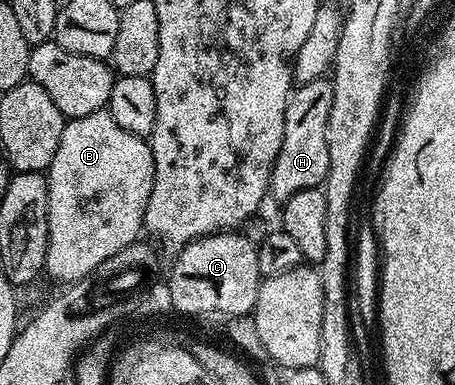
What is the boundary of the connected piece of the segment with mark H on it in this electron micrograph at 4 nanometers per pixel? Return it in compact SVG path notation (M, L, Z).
M331 78L315 79L301 83L288 97L286 125L282 137L282 149L274 161L268 189L271 198L283 201L302 193L302 189L320 187L330 169L330 149L326 145L326 121L330 121L330 105L334 101Z

